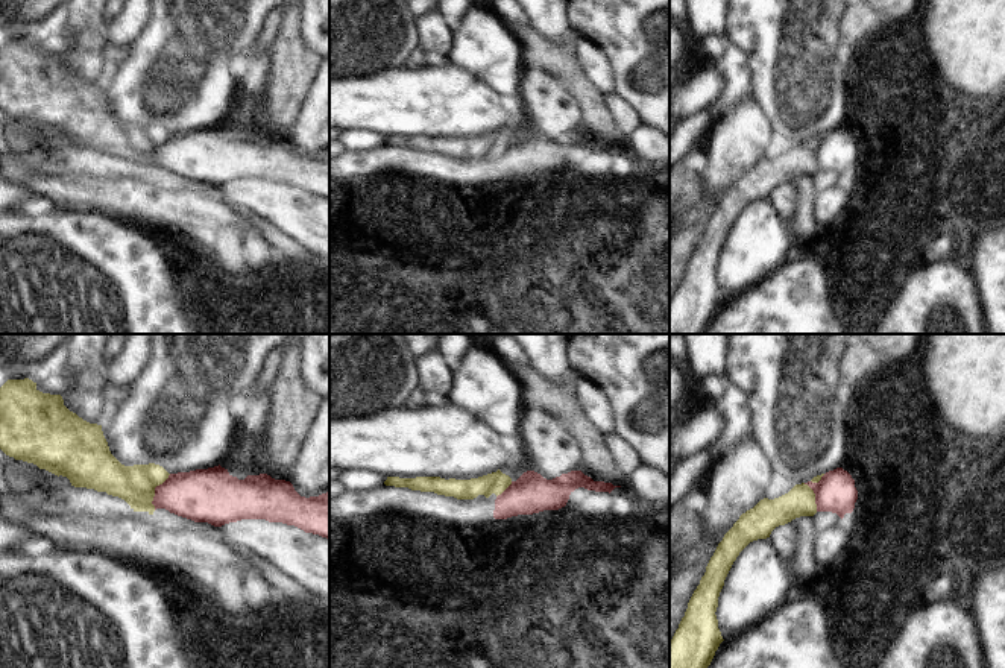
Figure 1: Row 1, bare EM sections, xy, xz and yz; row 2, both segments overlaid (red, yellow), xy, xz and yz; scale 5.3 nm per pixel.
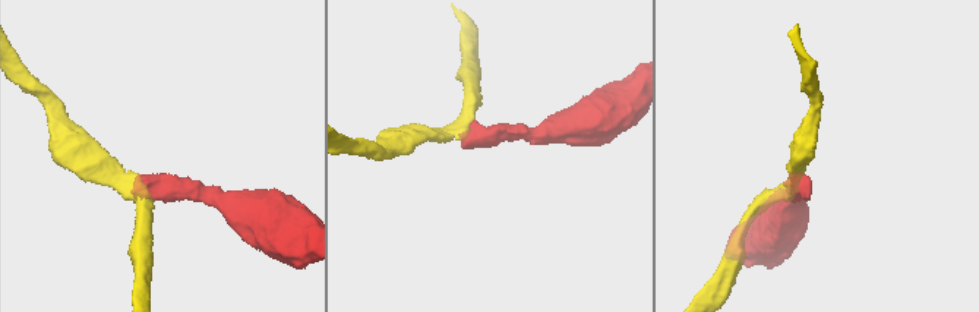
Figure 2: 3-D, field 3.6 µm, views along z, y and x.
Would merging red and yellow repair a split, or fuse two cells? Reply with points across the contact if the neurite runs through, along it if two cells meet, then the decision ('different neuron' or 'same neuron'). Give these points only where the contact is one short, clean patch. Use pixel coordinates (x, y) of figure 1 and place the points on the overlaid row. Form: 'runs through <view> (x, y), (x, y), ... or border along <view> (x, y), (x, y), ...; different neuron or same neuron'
border along xy (170, 474), (155, 488), (154, 509); different neuron

